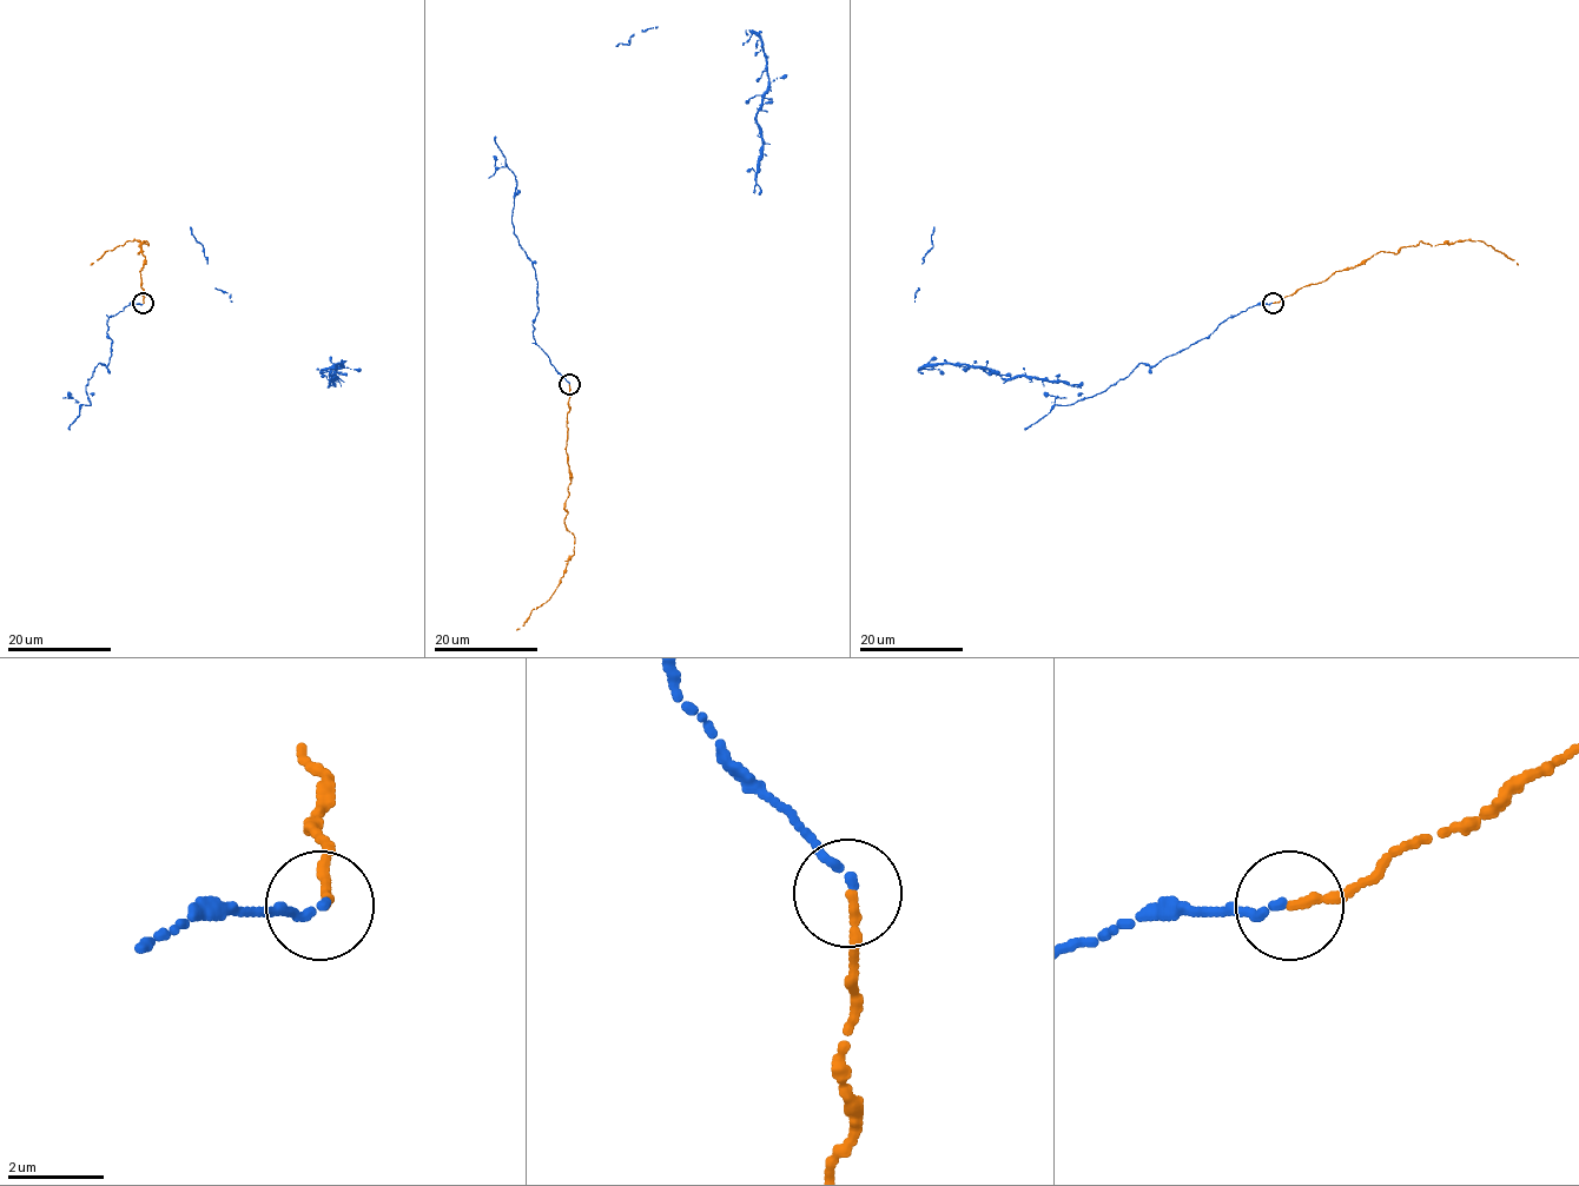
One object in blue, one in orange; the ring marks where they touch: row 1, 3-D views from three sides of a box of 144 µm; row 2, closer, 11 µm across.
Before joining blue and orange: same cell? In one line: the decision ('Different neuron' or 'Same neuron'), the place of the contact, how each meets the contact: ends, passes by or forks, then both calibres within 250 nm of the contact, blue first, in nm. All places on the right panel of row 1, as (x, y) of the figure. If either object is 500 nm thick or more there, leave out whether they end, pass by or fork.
Same neuron. Place: (1273, 303). At the ring blue ends. At the ring orange ends. Thickness 170 nm (blue) against 180 nm

